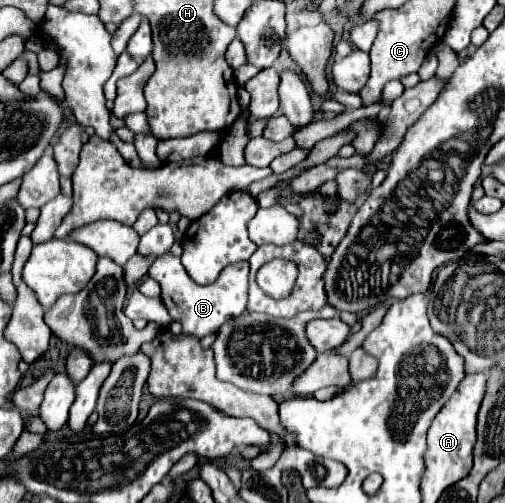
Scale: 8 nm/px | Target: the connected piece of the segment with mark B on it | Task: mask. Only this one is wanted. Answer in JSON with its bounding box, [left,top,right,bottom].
[149,254,249,340]

